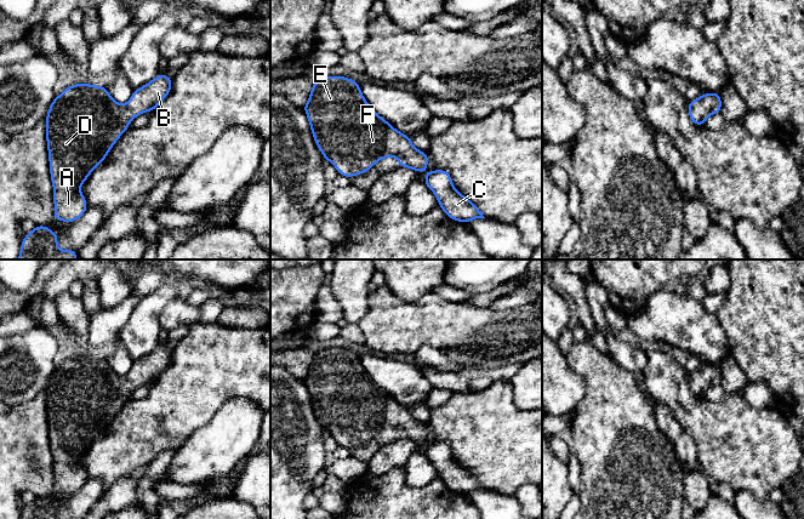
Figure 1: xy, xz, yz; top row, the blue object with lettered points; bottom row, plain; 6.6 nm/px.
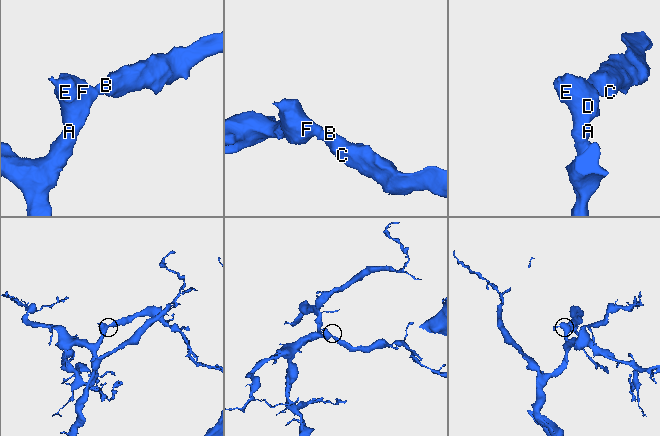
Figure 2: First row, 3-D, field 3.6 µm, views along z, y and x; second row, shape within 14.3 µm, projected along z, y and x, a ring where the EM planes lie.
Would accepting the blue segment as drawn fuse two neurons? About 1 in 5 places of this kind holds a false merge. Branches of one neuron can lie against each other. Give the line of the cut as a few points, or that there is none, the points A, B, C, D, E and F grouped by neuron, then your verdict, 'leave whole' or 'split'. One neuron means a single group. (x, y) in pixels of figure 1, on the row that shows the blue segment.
no cut; A B C D E F; leave whole

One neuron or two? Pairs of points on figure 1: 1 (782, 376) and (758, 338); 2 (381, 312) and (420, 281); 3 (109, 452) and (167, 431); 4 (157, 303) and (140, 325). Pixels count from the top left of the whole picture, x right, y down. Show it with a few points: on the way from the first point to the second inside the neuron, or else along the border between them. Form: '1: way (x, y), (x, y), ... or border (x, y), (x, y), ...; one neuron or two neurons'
1: way (782, 366), (782, 363), (768, 348); one neuron
2: border (386, 284), (405, 301), (417, 301), (427, 292); two neurons
3: way (124, 449), (142, 431), (153, 431); one neuron
4: way (152, 308), (146, 314), (144, 320); one neuron

